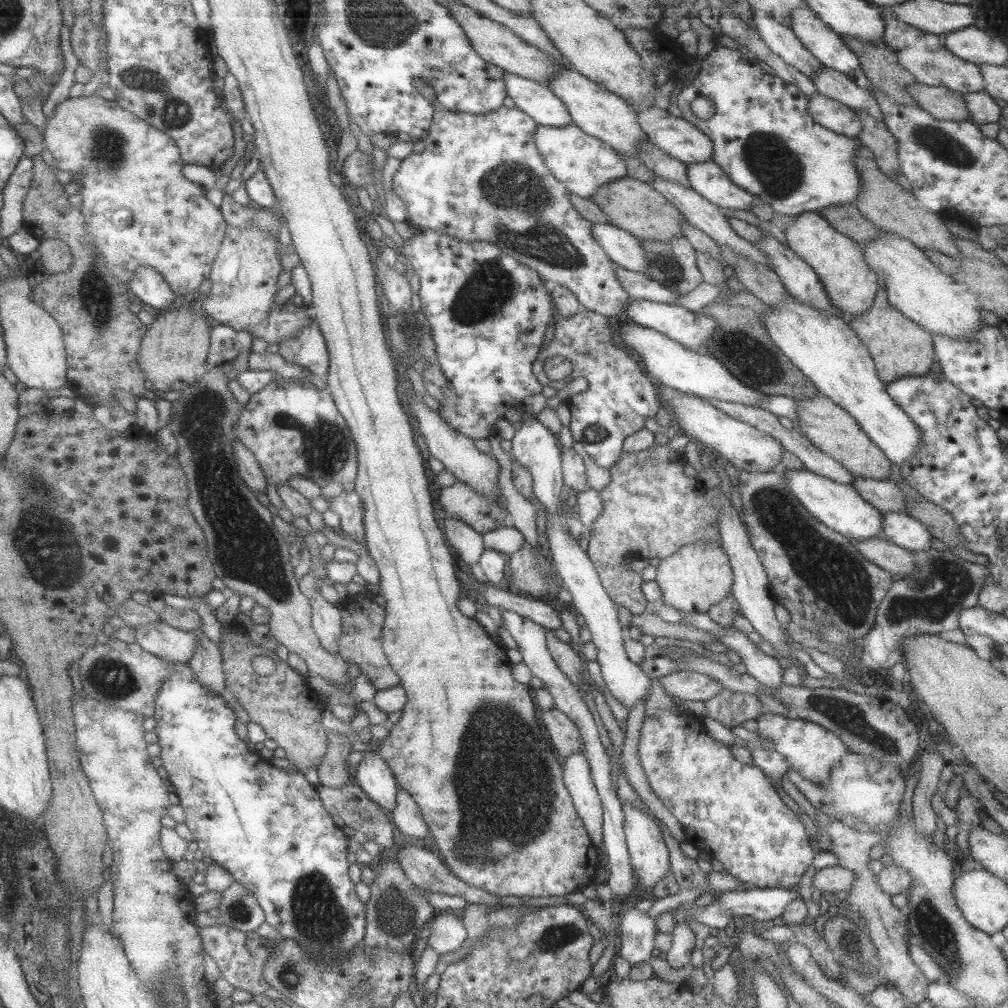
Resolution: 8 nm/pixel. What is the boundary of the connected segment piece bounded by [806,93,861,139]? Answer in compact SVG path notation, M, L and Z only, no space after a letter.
M813 93L808 96L807 108L811 118L821 126L832 130L835 134L842 134L847 138L857 139L861 130L861 123L853 109L840 102Z

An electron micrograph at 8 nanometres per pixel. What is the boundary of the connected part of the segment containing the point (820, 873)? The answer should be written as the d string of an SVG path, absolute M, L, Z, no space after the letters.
M841 865L820 868L813 875L812 888L816 888L830 897L846 895L852 887L855 875L853 871Z

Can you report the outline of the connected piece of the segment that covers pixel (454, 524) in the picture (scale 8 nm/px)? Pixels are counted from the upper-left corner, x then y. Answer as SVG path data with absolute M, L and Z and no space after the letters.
M445 516L443 535L455 558L461 559L469 568L479 561L484 550L482 534L457 519Z

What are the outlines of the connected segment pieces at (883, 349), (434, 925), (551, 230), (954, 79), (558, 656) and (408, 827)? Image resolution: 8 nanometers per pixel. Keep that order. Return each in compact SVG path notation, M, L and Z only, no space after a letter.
M883 286L877 290L871 308L865 314L851 317L847 323L866 346L873 359L877 376L885 385L902 376L925 375L933 364L932 334L895 310L886 299Z
M442 910L433 919L433 922L427 925L429 926L430 934L427 936L426 946L431 947L438 955L457 950L466 939L465 927L460 923L460 915L457 911Z
M504 105L499 106L497 110L483 114L456 113L447 109L434 111L427 136L421 140L423 151L411 153L400 161L399 169L392 176L392 191L405 203L409 213L406 220L408 223L423 230L434 230L439 234L446 234L451 238L459 238L463 242L488 242L489 244L494 244L503 254L510 256L519 264L523 264L534 270L546 285L560 285L567 289L567 291L570 291L581 307L606 316L607 318L609 316L617 316L619 312L624 311L629 296L623 291L619 280L613 274L614 264L612 260L607 258L601 246L592 237L590 233L591 222L579 216L579 213L569 202L570 192L563 184L555 180L555 177L543 163L543 159L539 157L539 151L535 149L534 141L534 130L536 126L536 122L518 108L509 108Z
M875 6L884 22L883 43L895 54L898 62L911 74L919 84L944 87L948 90L963 93L984 91L985 81L981 77L979 65L967 62L949 53L943 47L943 36L922 32L895 19L887 6Z
M545 632L546 648L555 661L557 668L577 687L583 684L581 677L581 660L569 644L560 642L554 636L554 632Z
M399 785L396 787L398 788L395 797L396 805L391 811L391 820L393 820L397 830L409 838L419 840L427 838L428 826L419 812L417 803Z

